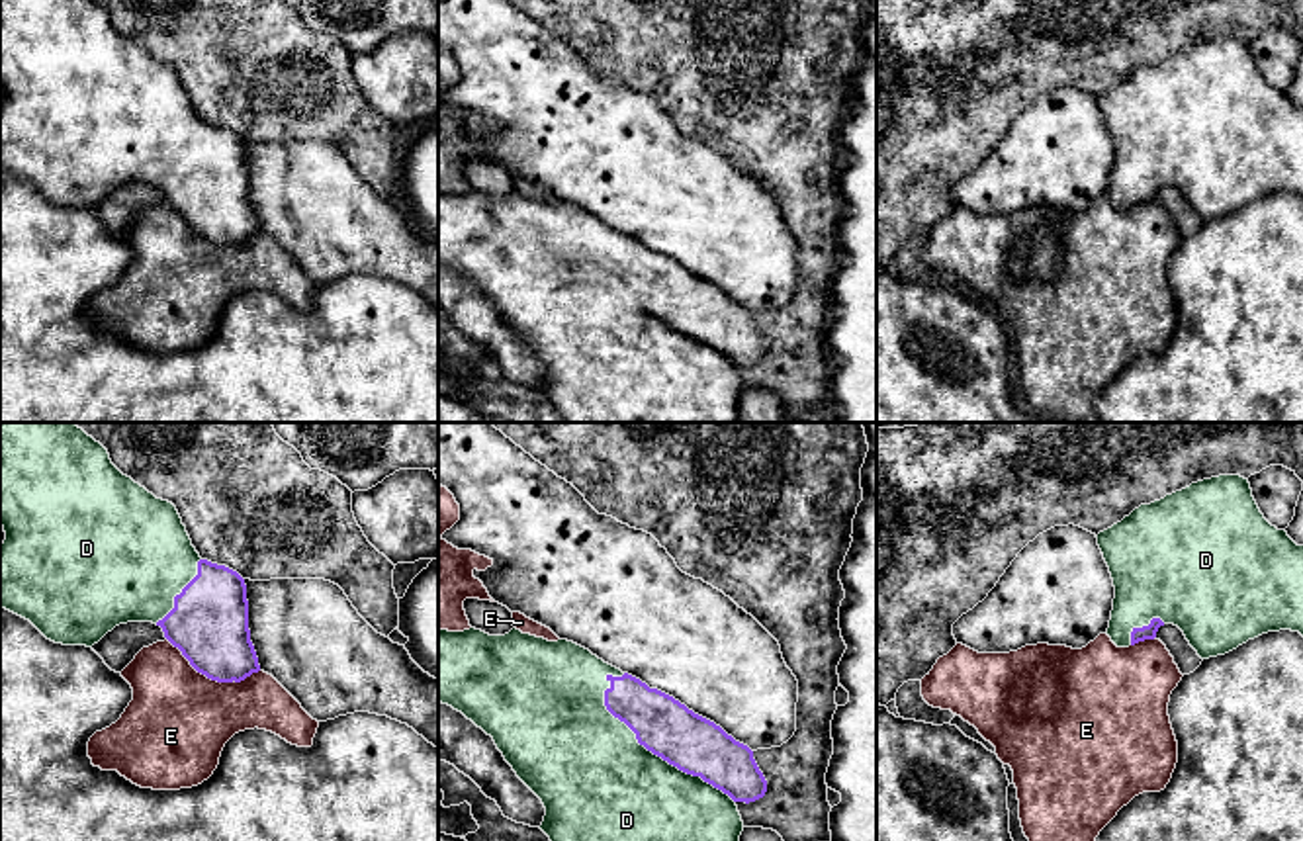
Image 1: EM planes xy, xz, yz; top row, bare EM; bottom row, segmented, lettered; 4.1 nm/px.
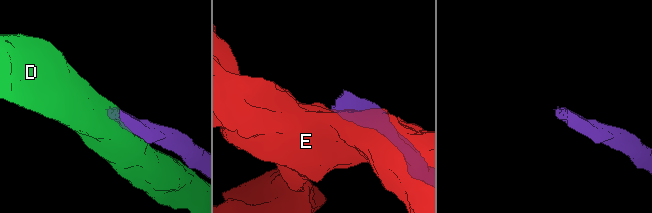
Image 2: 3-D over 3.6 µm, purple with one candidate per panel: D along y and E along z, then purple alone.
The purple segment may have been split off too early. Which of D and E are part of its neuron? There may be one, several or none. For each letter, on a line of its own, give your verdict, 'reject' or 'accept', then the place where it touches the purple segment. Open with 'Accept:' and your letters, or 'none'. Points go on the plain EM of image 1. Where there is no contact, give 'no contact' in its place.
Accept: D
D: accept; meets purple in xz at (652, 313)
E: reject; meets purple in xy at (212, 241)

